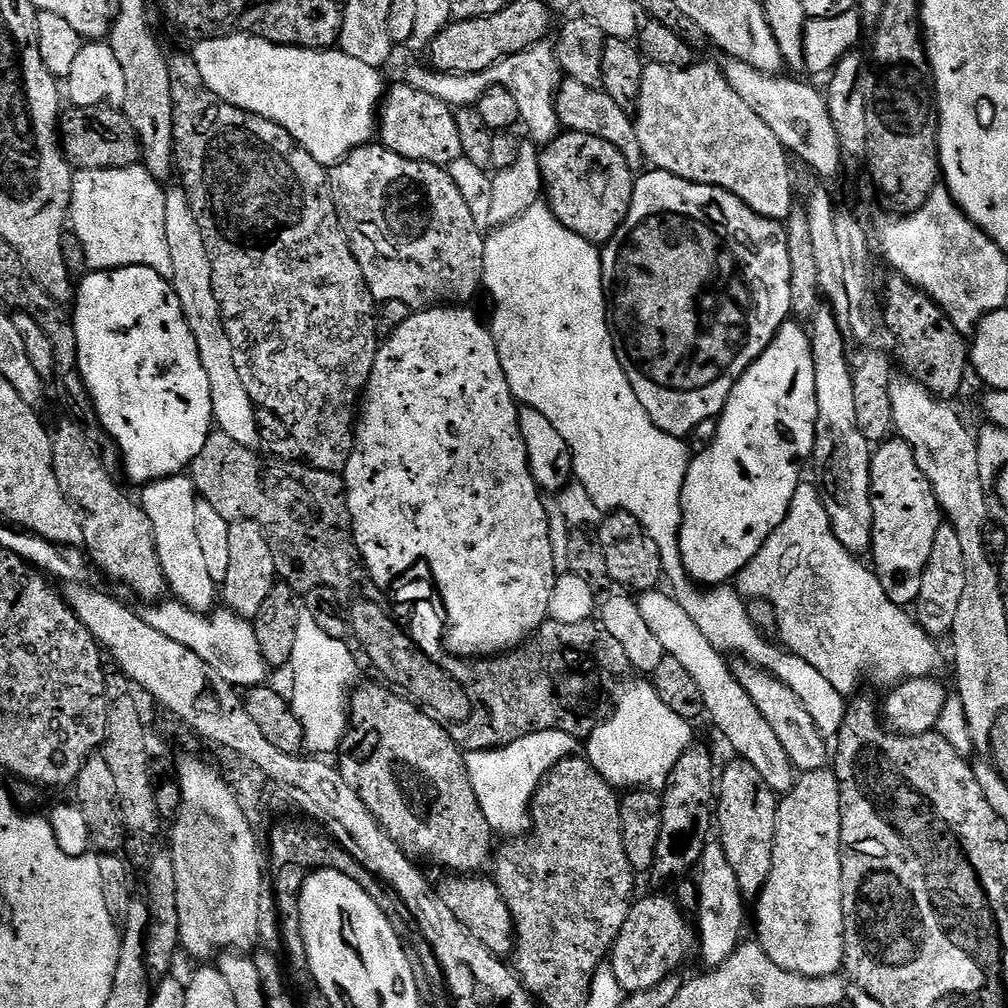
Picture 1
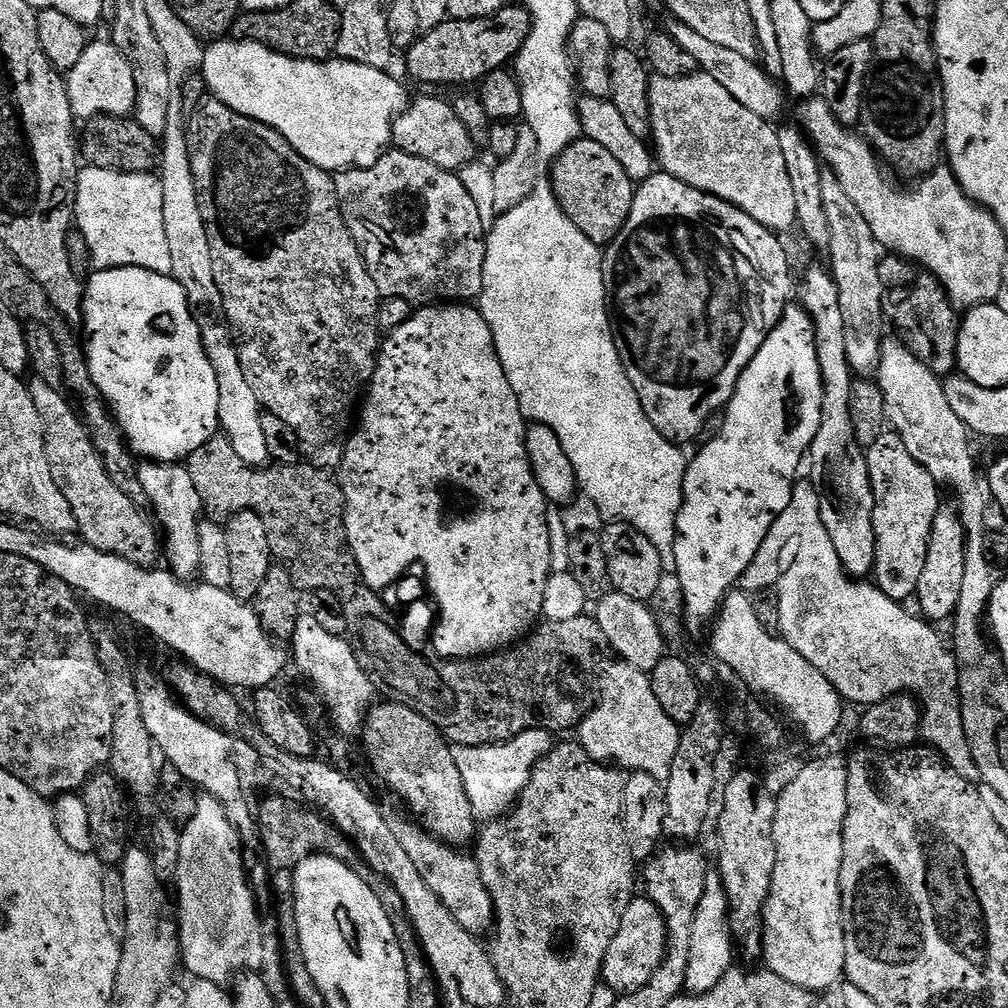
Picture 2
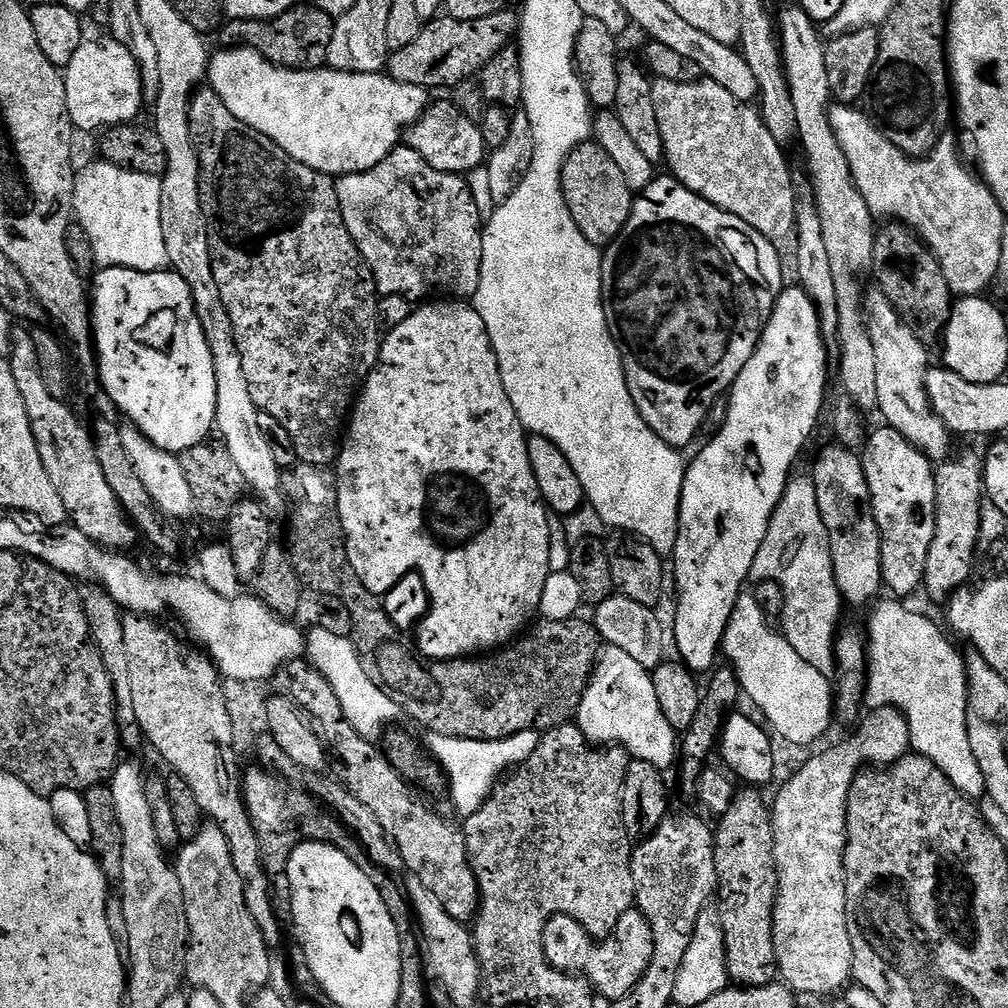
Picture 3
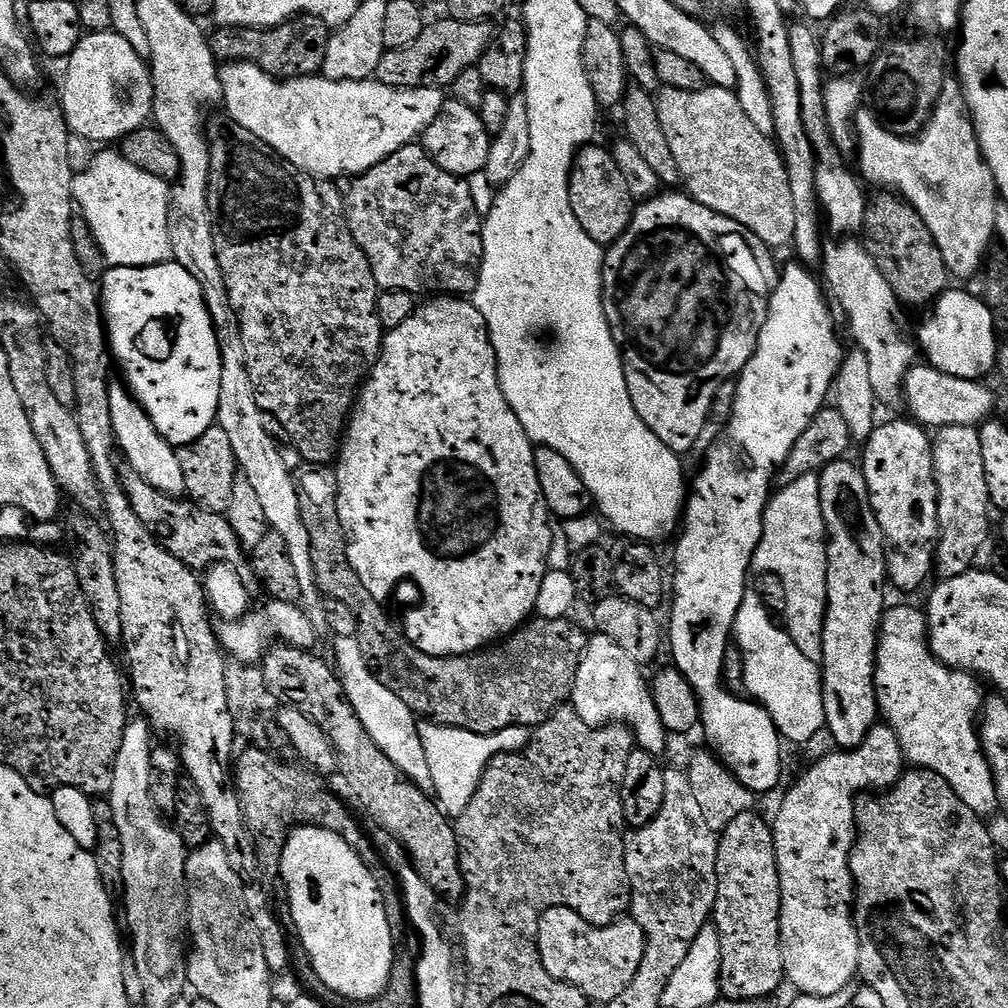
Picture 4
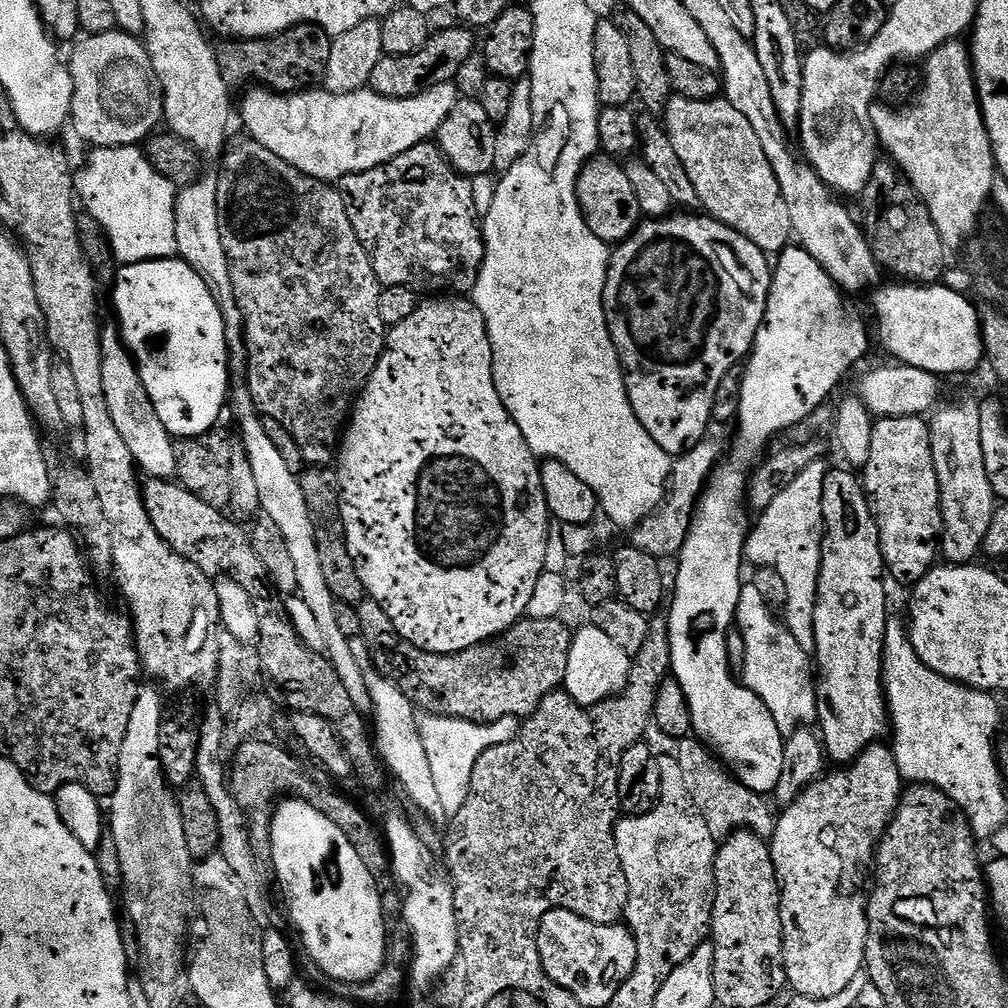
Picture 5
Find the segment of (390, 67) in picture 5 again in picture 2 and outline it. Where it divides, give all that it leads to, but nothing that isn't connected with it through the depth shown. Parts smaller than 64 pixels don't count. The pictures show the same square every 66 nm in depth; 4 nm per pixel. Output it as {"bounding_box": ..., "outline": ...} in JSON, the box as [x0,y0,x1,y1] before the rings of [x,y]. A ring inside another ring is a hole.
{"bounding_box":[407,6,532,85],"outline":[[[509,6],[486,18],[446,19],[434,30],[423,33],[407,49],[408,72],[420,84],[475,85],[492,72],[501,71],[507,60],[515,61],[531,30],[532,16],[524,6]]]}

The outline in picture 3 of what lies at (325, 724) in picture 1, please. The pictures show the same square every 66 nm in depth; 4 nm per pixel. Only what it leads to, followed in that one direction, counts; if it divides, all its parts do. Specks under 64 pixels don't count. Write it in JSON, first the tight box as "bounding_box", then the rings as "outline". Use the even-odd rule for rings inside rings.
{"bounding_box":[306,626,402,741],"outline":[[[319,626],[313,628],[313,632],[309,631],[306,636],[307,659],[324,675],[326,682],[334,686],[334,694],[338,694],[338,702],[342,702],[342,710],[350,726],[354,726],[354,730],[358,730],[362,738],[379,741],[379,736],[381,735],[381,739],[392,726],[388,724],[402,716],[400,705],[365,670],[349,637],[330,634],[330,630]]]}

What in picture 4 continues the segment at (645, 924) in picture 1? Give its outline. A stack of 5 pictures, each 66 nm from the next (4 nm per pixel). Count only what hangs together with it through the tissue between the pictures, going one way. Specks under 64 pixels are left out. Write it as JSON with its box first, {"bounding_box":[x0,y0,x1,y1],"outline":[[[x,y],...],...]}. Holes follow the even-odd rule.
{"bounding_box":[536,908,644,1006],"outline":[[[551,908],[542,914],[536,927],[536,954],[538,962],[558,982],[566,982],[578,990],[589,1002],[606,1006],[638,974],[644,957],[644,931],[631,918],[621,918],[604,928],[595,928],[569,908]]]}

